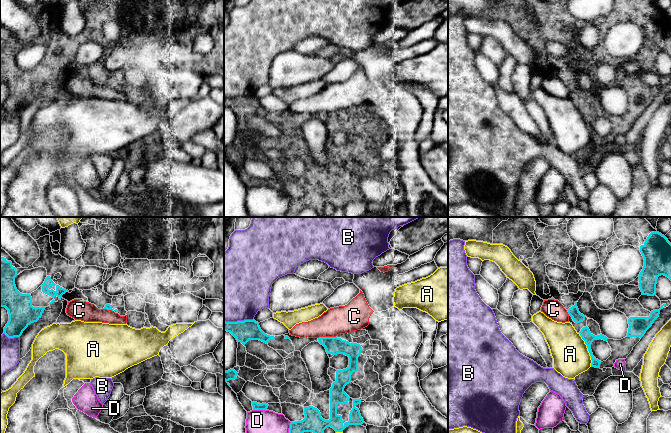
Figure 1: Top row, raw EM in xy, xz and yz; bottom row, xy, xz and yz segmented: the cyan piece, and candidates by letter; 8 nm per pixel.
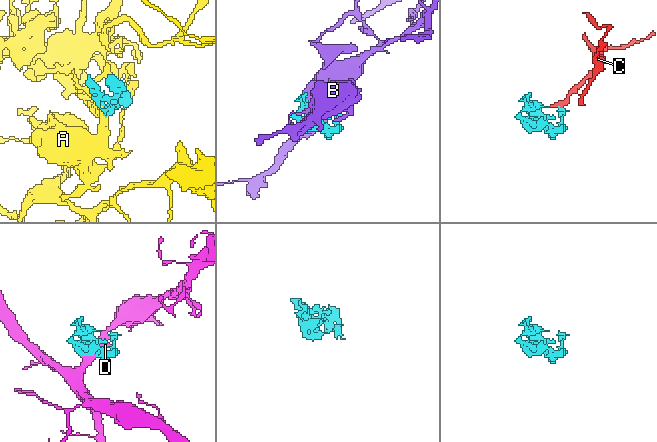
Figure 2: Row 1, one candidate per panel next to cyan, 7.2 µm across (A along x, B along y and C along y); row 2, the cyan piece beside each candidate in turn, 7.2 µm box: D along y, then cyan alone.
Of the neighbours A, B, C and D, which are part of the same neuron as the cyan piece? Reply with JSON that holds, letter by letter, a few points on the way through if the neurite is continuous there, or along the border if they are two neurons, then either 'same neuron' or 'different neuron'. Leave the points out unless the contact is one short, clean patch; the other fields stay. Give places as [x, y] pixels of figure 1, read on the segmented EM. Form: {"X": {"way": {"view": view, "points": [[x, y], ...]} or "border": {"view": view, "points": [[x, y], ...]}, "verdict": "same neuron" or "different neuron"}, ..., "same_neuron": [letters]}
{"A": {"verdict": "different neuron"}, "B": {"verdict": "different neuron"}, "C": {"border": {"view": "xz", "points": [[335, 336], [320, 336], [318, 338]]}, "verdict": "different neuron"}, "D": {"verdict": "different neuron"}, "same_neuron": []}

